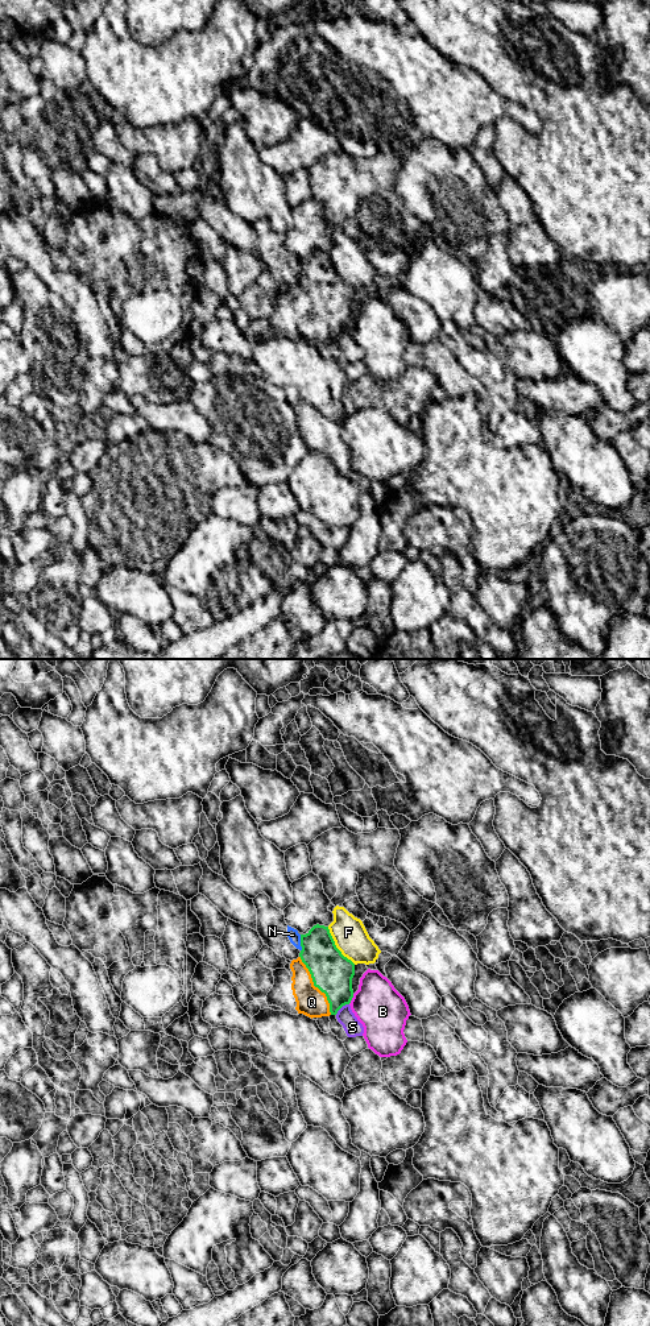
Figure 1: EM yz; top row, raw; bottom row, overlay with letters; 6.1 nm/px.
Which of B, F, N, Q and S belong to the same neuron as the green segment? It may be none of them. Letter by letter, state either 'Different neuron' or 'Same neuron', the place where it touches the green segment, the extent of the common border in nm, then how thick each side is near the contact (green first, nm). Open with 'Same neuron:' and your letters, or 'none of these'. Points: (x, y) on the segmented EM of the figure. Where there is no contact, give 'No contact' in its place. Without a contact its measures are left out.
Same neuron: Q
B: Different neuron. Touches green at yz (351, 999). Shared border 70 nm. Thickness 240 nm (green) against 300 nm
F: Different neuron. Touches green at yz (335, 947). Shared border 280 nm. Thickness 240 nm (green) against 200 nm
N: Different neuron. Touches green at yz (301, 943). Shared border 100 nm. Thickness 240 nm (green) against 70 nm
Q: Same neuron. Touches green at yz (315, 986). Shared border 400 nm. Thickness 240 nm (green) against 180 nm
S: Different neuron. Touches green at yz (342, 1006). Shared border 110 nm. Thickness 240 nm (green) against 110 nm

